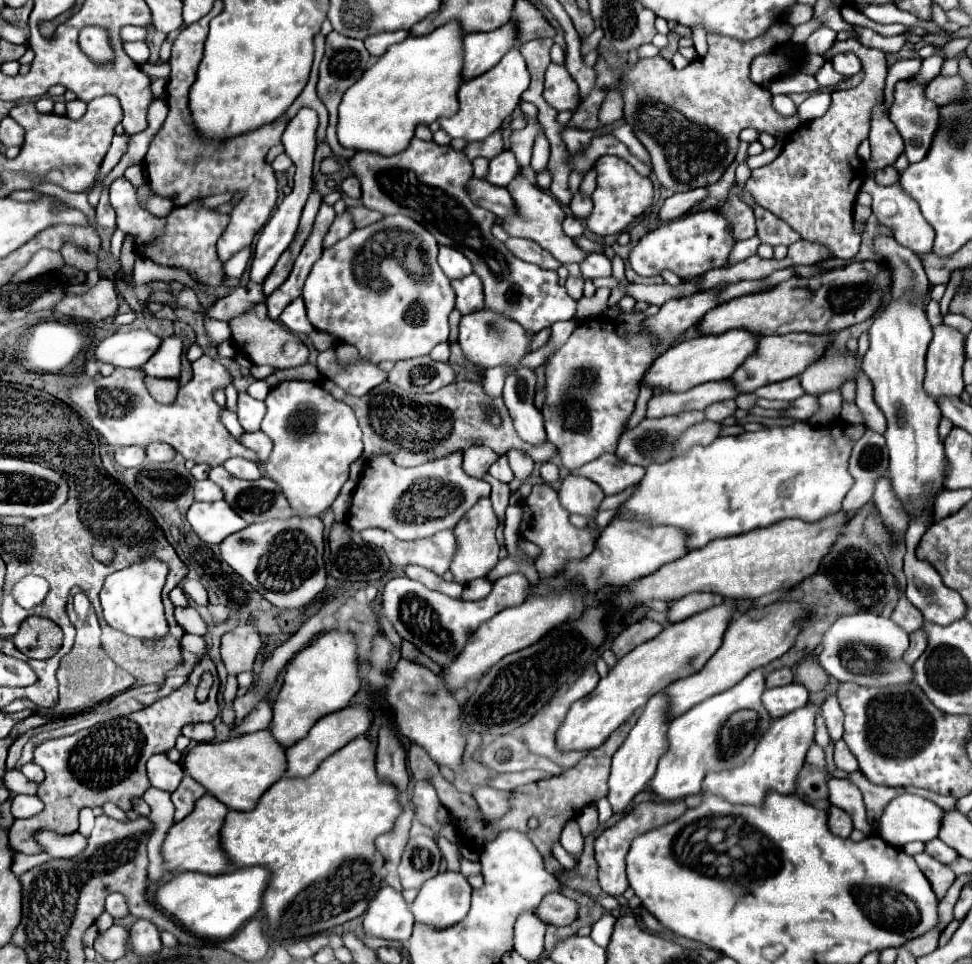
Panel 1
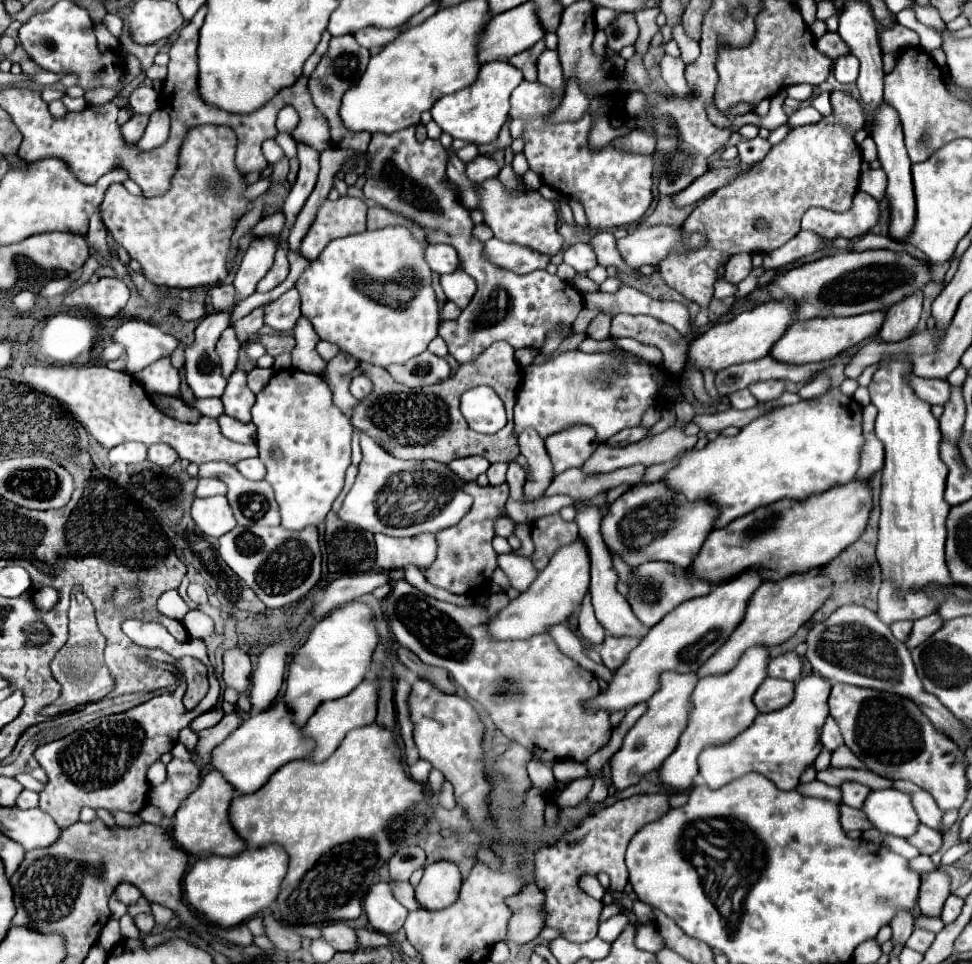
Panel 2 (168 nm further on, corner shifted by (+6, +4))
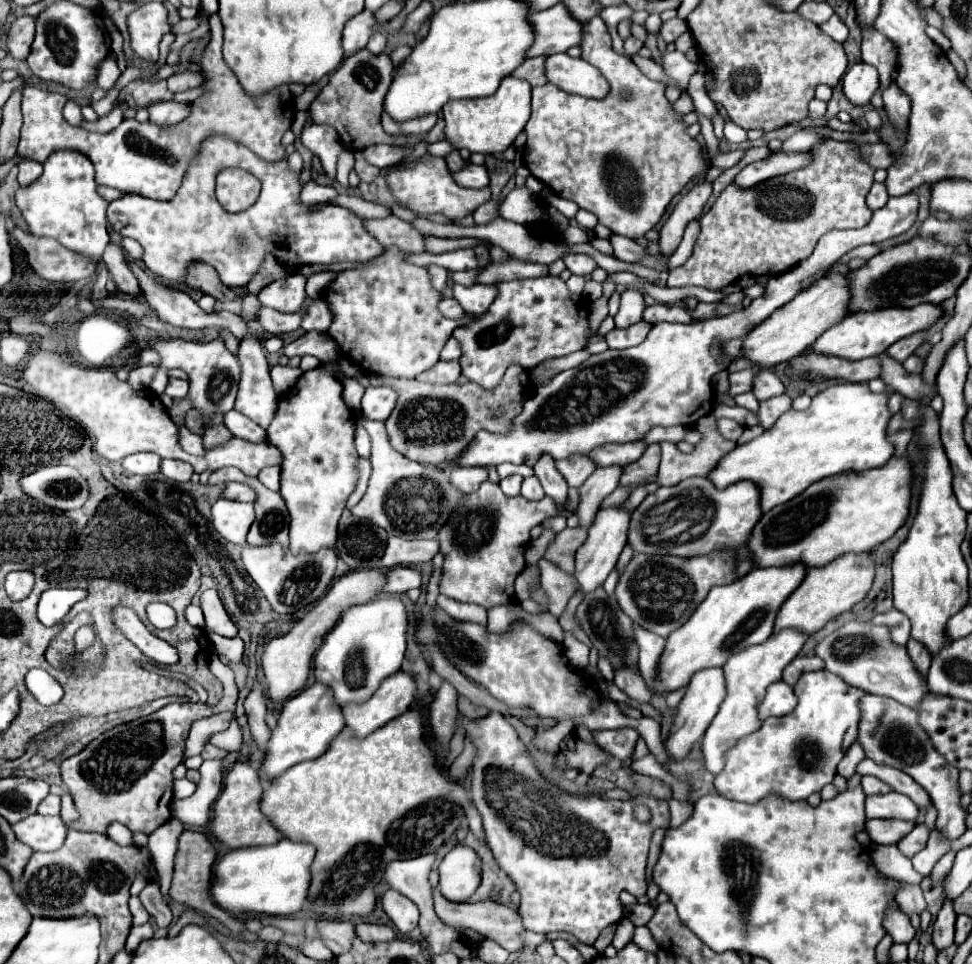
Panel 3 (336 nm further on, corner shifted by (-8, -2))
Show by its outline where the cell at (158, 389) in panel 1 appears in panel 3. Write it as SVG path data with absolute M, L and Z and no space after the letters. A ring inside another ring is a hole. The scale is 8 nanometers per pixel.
M220 424L220 426L210 426L210 428L206 428L206 432L204 432L204 448L206 448L206 450L216 448L216 446L224 444L224 442L230 440L230 438L234 438L234 436L230 434L230 430L228 430L224 424Z

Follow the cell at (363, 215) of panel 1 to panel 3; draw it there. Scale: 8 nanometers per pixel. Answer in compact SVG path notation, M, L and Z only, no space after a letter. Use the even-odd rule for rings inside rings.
M388 216L384 220L364 220L366 230L382 244L382 248L402 248L404 252L424 252L424 236L408 222Z

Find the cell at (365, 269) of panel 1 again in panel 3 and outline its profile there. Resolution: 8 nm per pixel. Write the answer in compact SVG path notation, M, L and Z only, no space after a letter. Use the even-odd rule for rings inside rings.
M388 248L380 258L364 264L358 270L344 270L338 278L326 288L326 300L334 314L334 322L328 328L328 334L336 340L340 352L348 356L356 366L370 374L382 374L392 378L416 378L420 372L434 366L440 358L440 350L452 332L464 326L464 320L450 320L438 312L438 302L442 300L428 280L426 268L412 266L404 262L404 252Z

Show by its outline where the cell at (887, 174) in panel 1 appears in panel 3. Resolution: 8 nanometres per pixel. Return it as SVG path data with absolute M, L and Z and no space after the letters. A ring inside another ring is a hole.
M874 182L872 190L868 192L868 198L866 198L866 204L870 210L878 210L882 208L886 202L888 202L888 192L886 192L886 186L880 184L880 182Z

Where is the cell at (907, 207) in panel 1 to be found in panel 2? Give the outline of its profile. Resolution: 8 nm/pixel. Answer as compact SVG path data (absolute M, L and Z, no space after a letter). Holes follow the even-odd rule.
M886 102L880 106L876 112L876 128L872 132L872 138L878 146L878 160L882 164L882 170L888 176L888 186L886 186L886 202L890 208L890 224L888 224L888 234L894 240L906 240L908 232L914 228L916 222L916 200L914 200L914 184L910 176L910 158L904 148L904 138L902 138L902 126L898 120L896 110L892 110Z

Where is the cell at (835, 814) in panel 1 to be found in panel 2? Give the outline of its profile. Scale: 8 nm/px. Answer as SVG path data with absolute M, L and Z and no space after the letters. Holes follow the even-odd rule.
M840 804L840 824L842 824L844 832L850 832L850 830L868 830L868 828L872 828L872 824L868 822L868 818L864 816L862 810L848 808L846 804Z

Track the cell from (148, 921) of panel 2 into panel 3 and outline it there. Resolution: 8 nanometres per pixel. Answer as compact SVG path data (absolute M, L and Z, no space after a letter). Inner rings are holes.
M150 882L150 884L140 892L140 900L142 900L144 908L148 910L148 914L154 916L154 920L156 920L156 924L158 924L160 928L168 928L168 926L170 926L170 922L172 922L172 912L170 912L170 908L168 908L166 900L162 898L160 888L158 888L156 882Z

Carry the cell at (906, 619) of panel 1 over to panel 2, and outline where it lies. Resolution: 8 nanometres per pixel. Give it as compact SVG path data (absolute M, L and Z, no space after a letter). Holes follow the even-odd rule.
M898 620L898 622L892 622L890 628L892 628L892 634L894 634L898 640L904 642L904 640L908 638L910 630L912 630L912 620Z

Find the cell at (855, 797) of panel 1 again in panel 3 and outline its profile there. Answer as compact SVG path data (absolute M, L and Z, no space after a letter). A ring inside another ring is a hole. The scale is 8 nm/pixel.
M864 776L862 778L862 788L864 788L864 792L866 792L866 796L870 796L870 794L888 794L892 788L890 786L886 786L886 784L882 784L878 778L874 778L874 776Z

